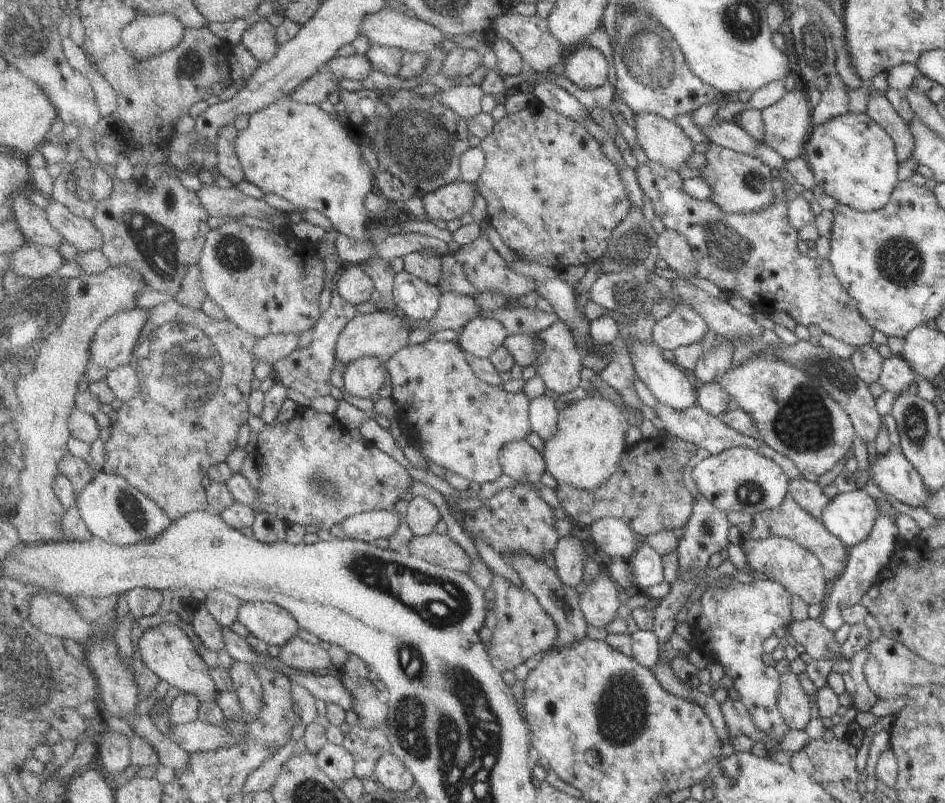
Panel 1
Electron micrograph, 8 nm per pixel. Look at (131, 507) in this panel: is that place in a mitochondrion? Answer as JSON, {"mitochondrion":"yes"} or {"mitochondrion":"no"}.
{"mitochondrion":"yes"}

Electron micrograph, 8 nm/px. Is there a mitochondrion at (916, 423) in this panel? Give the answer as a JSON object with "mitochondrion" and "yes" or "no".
{"mitochondrion":"yes"}

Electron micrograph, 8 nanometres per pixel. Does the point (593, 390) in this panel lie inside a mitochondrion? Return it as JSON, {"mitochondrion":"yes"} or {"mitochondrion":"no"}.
{"mitochondrion":"no"}

